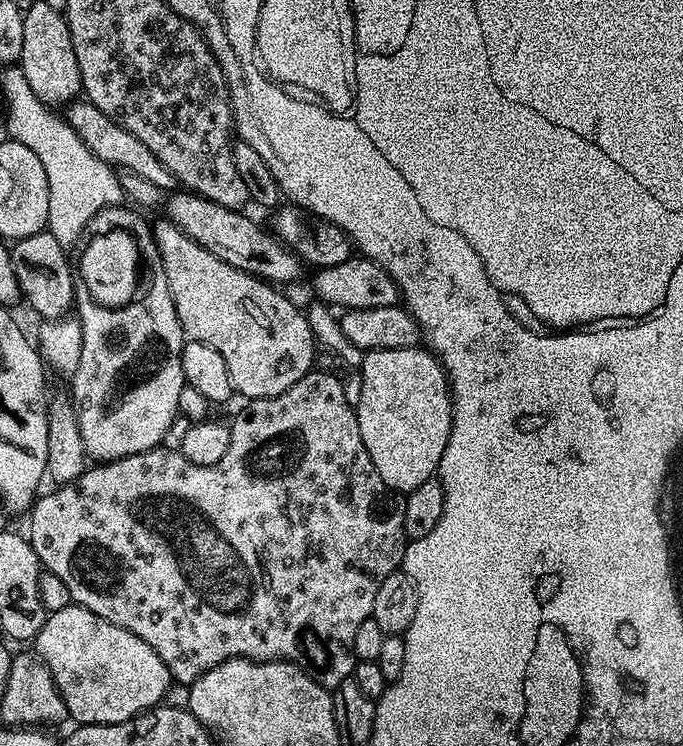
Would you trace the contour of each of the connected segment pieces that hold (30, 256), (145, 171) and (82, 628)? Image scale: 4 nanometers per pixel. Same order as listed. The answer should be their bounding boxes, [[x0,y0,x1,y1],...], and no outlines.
[[10,230,78,320],[66,98,177,194],[34,602,174,725]]

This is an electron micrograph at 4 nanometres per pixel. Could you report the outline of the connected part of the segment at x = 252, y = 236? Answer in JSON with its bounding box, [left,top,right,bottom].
[163,190,302,286]

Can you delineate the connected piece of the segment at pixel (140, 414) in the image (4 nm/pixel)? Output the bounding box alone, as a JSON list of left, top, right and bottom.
[70,271,186,462]

